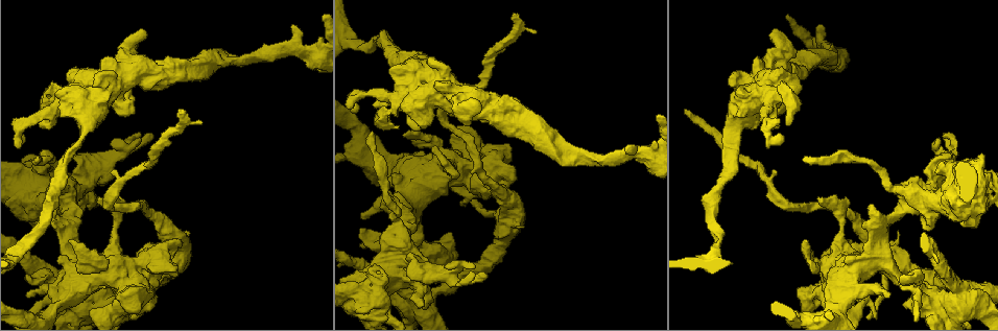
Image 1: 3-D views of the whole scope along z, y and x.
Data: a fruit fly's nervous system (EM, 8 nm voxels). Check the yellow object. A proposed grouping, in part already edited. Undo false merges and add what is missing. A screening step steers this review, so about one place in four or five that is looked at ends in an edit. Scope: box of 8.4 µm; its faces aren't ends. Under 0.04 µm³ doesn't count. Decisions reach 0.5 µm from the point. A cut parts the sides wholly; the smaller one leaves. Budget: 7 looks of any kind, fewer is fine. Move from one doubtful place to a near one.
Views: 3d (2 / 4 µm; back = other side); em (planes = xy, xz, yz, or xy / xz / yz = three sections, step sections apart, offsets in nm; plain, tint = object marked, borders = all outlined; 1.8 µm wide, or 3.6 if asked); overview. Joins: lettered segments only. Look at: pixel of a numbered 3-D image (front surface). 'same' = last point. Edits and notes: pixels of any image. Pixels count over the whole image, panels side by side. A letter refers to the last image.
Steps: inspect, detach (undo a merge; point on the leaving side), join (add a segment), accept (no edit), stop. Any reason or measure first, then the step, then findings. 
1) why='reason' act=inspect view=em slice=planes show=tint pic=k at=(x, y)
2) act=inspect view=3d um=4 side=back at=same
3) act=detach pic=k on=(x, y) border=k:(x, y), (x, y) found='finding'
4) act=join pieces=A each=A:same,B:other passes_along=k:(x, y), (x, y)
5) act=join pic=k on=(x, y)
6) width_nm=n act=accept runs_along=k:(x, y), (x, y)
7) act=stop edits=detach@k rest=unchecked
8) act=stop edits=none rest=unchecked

why='branch stops here' act=inspect view=3d um=4 pic=1 at=(135, 110)

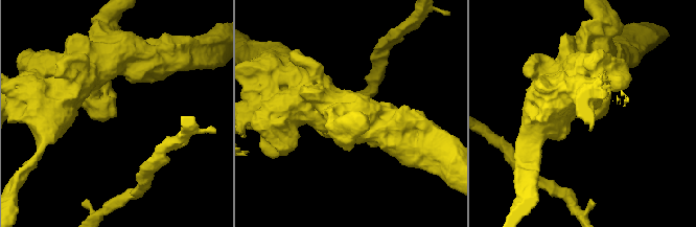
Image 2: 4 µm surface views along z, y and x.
act=inspect view=em slice=planes show=plain pic=2 at=(116, 115)

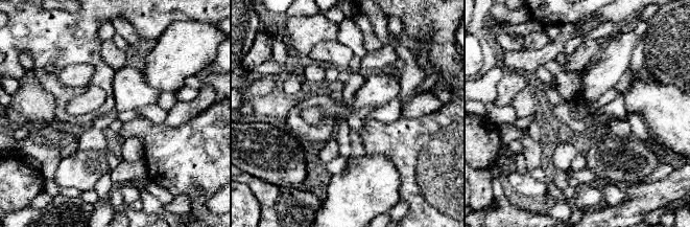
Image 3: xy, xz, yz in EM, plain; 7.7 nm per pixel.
act=inspect view=em slice=planes show=borders at=same

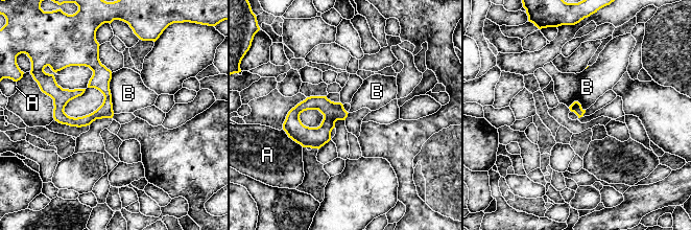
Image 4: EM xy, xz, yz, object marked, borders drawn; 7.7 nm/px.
longest_contact=B:320nm act=accept each=A:other,B:other runs_along=4:(96, 53), (96, 78), (61, 104), (61, 120) found='none of them fits'

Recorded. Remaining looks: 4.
why='sharp bend' act=inspect view=em um=3.6 slice=planes show=plain pic=1 at=(395, 271)

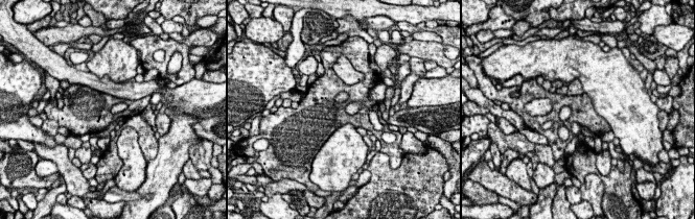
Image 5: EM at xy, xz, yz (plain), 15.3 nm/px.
why='what lies round it' act=inspect view=em um=3.6 slice=planes show=borders at=same

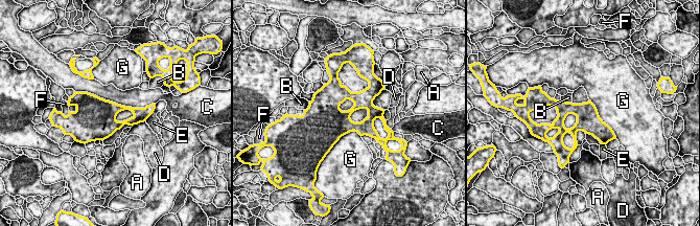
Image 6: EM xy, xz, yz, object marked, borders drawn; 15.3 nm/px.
width_nm=340 act=accept each=A:other,B:other,C:other,D:other,E:other,F:other,G:other border=6:(88, 92), (125, 106), (149, 105) found='continuous, no second neuron'

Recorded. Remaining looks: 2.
why='abrupt turn' act=inspect view=em um=3.6 slice=yz step=8 show=tint pic=1 at=(442, 181)

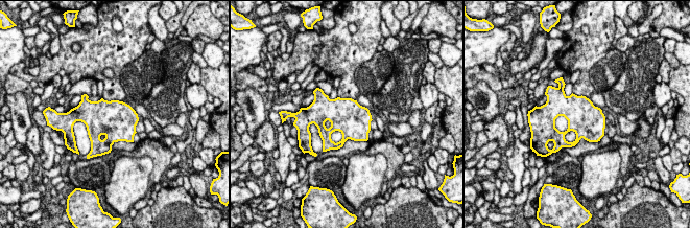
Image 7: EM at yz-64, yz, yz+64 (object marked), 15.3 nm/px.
why='cut it another way' act=inspect view=em um=3.6 slice=planes show=borders at=same

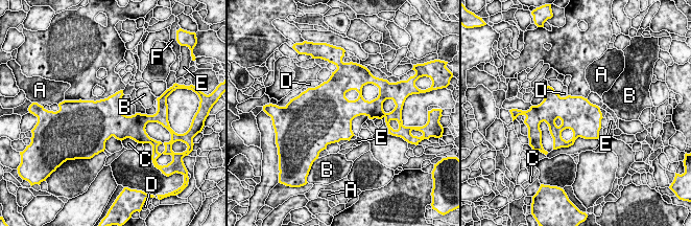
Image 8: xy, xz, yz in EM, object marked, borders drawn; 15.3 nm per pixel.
act=accept each=A:other,B:other,C:other,D:other,E:other,F:other border=8:(136, 112), (145, 114) found='one neuron here'

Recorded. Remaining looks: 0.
act=stop edits=none rest=unchecked

